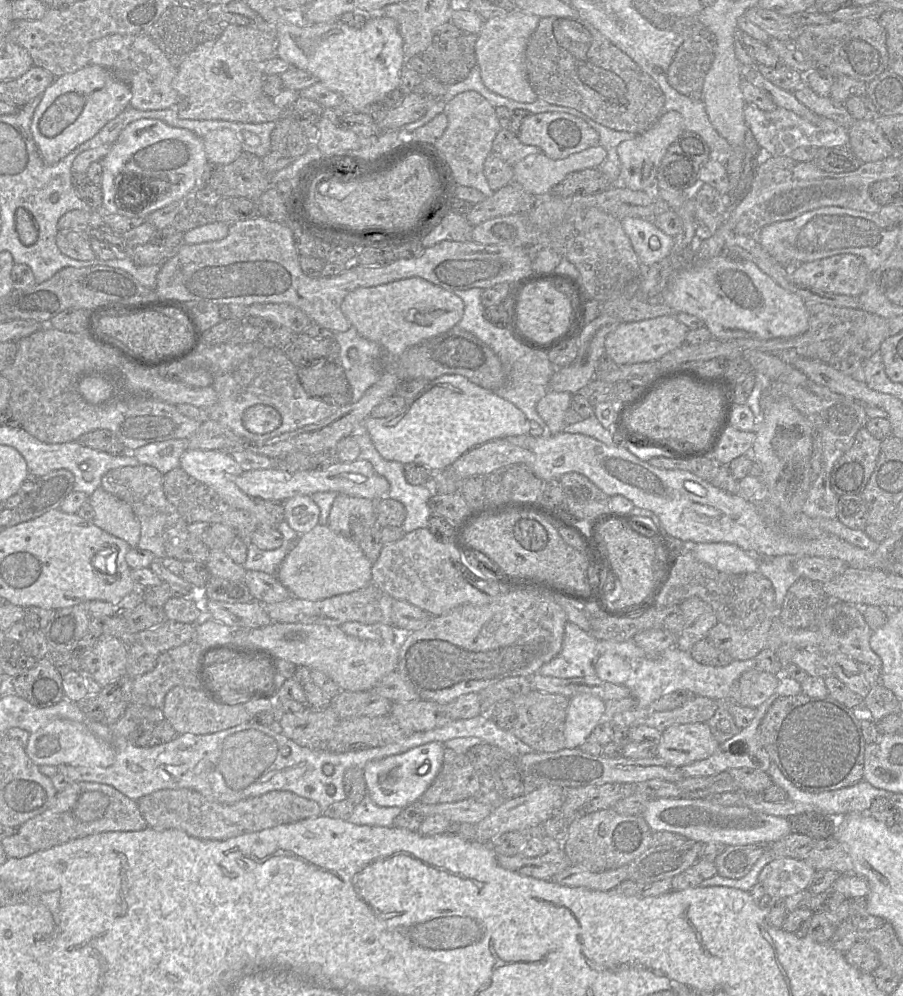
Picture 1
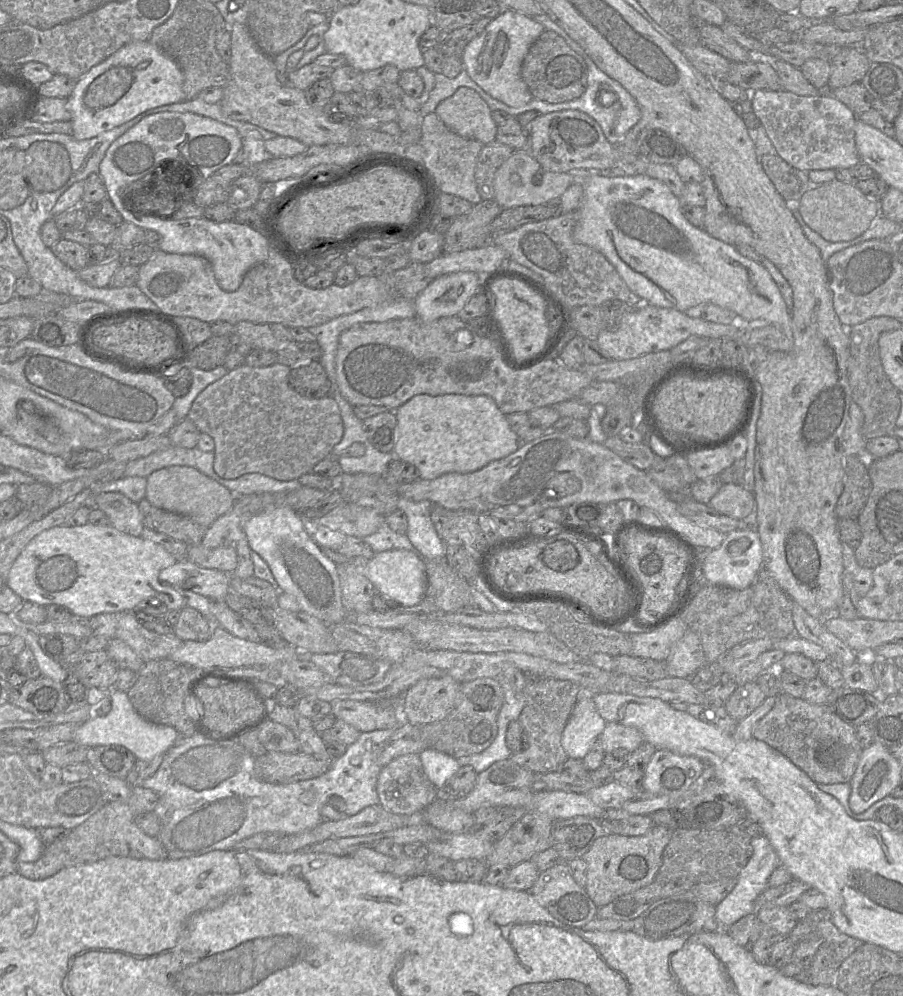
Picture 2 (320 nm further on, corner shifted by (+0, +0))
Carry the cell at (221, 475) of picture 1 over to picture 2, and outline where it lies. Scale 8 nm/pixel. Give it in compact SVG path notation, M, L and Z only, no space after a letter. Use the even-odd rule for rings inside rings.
M288 506L271 507L247 520L243 531L250 549L269 566L279 591L294 596L300 611L316 617L329 627L346 620L337 565L313 540L303 514Z

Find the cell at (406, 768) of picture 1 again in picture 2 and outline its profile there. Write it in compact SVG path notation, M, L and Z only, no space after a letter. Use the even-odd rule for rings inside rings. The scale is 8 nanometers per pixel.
M425 748L419 753L424 771L436 789L442 787L461 767L454 757Z

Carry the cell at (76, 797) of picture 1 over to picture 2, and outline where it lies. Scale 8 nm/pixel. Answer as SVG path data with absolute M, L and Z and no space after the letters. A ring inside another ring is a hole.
M141 786L132 787L127 802L108 802L85 822L72 829L67 837L46 845L37 861L19 863L16 872L31 880L42 880L64 868L90 864L111 856L149 860L166 859L167 851L160 840L144 833L135 823L137 815L154 811L158 800L159 796L153 790Z

